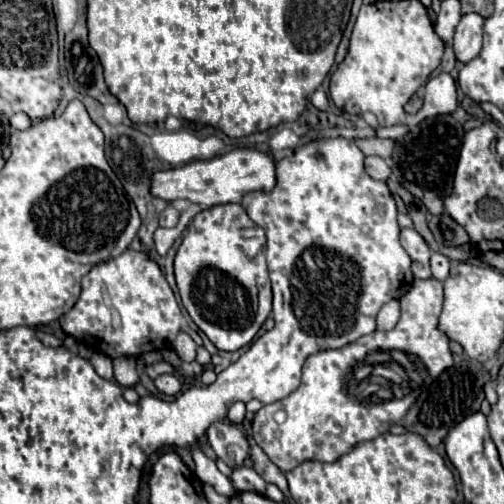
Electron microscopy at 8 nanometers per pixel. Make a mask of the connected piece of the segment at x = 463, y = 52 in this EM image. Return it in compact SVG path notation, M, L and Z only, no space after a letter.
M467 13L461 17L461 21L455 29L455 37L453 37L455 57L461 63L467 63L479 55L481 33L483 33L483 17L479 13Z

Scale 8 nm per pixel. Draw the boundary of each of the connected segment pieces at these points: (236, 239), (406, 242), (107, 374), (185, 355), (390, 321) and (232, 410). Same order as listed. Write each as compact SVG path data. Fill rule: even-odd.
M237 203L215 205L195 215L175 255L175 279L183 307L219 351L249 345L271 313L265 247L257 239L255 223Z
M411 227L401 229L401 245L403 245L403 249L409 253L409 257L413 261L411 271L415 275L415 279L429 279L431 277L431 269L429 269L431 249L423 241L423 237Z
M93 353L89 363L93 365L93 369L97 369L99 377L105 377L107 381L113 379L113 363L111 357L105 357L105 353Z
M179 333L177 339L173 341L173 347L175 347L177 355L181 357L181 361L185 361L185 363L195 361L195 341L187 333Z
M393 299L389 303L385 303L381 307L381 311L377 313L377 331L389 331L395 327L395 323L399 321L399 301Z
M233 403L229 407L229 413L227 413L227 419L235 425L241 425L241 421L245 419L245 403Z

